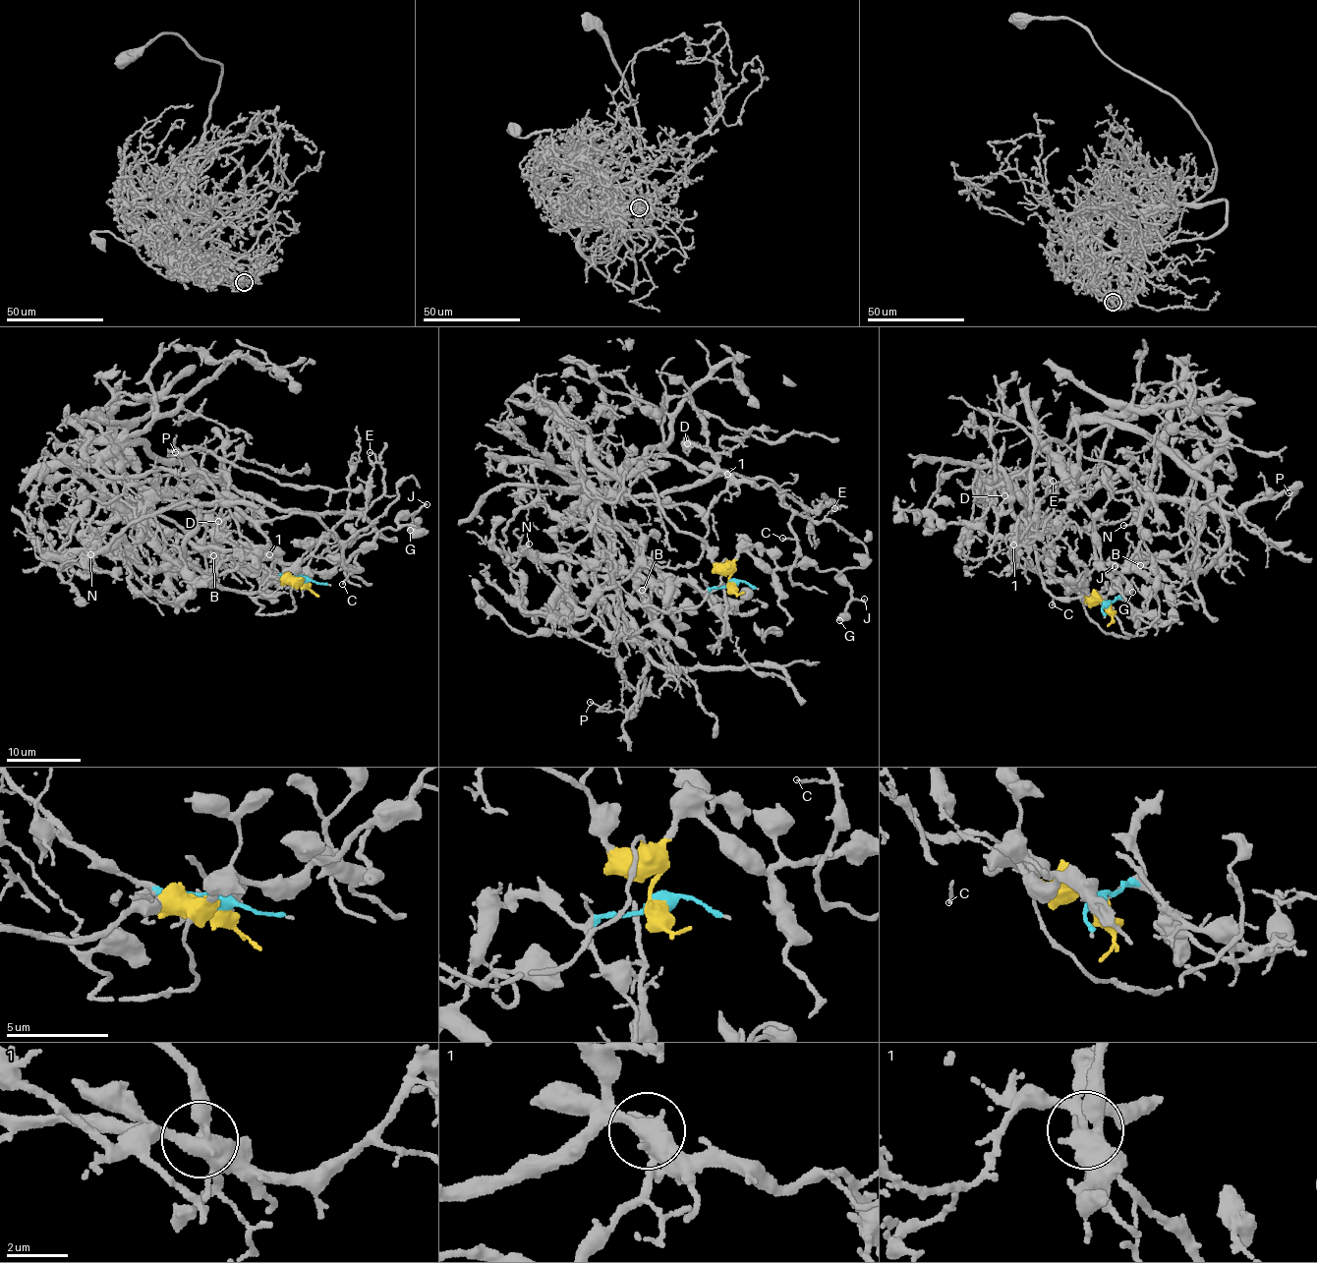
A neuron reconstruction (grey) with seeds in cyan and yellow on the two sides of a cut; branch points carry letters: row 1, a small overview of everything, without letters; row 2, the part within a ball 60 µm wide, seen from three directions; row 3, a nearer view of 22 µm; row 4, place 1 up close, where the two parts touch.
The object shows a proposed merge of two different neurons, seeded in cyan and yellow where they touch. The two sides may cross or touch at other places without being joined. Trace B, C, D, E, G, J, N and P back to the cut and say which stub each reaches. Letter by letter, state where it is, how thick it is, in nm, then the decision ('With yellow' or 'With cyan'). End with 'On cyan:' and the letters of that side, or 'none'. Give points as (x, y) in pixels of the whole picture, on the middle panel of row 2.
B: Place: (642, 590). Thickness 140 nm. With cyan
C: Place: (782, 538). Thickness 130 nm. With yellow
D: Place: (687, 443). Thickness 110 nm. With cyan
E: Place: (834, 508). Thickness 120 nm. With cyan
G: Place: (839, 620). Thickness 650 nm. With yellow
J: Place: (864, 599). Thickness 180 nm. With yellow
N: Place: (529, 544). Thickness 150 nm. With cyan
P: Place: (590, 702). Thickness 90 nm. With yellow
On cyan: B, D, E, N

